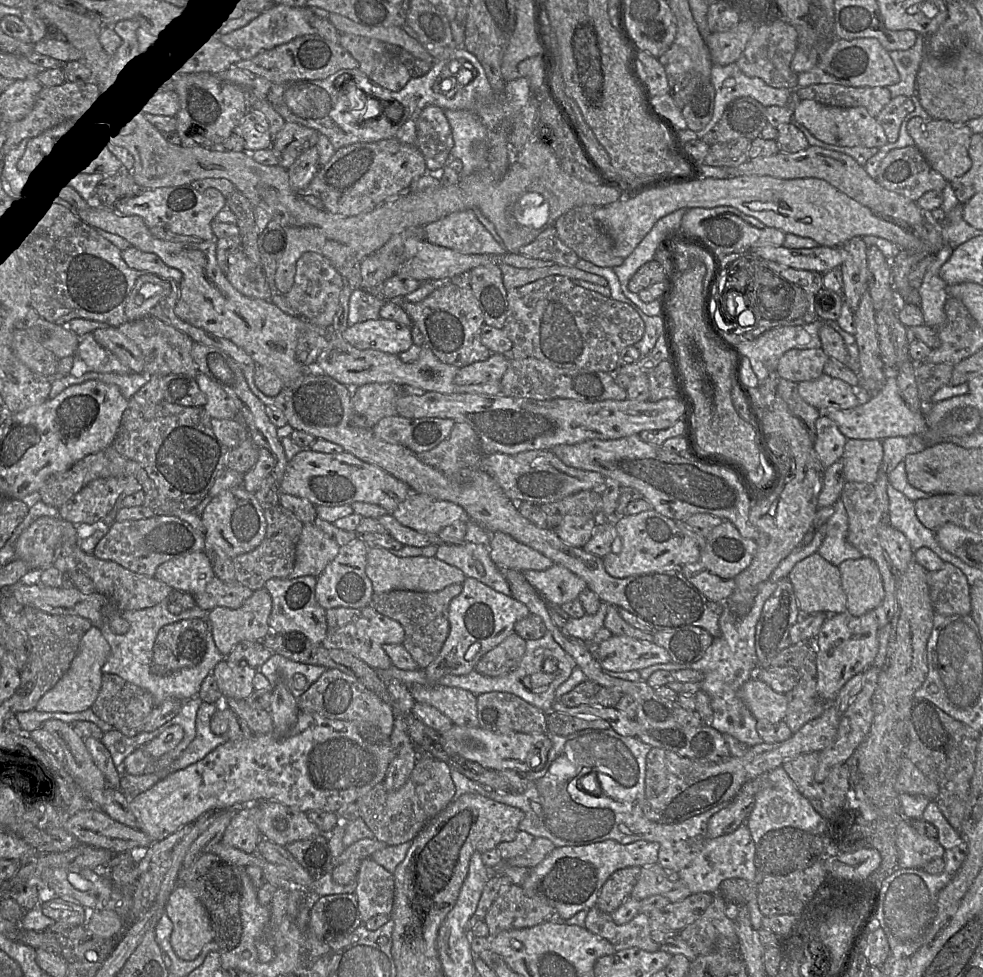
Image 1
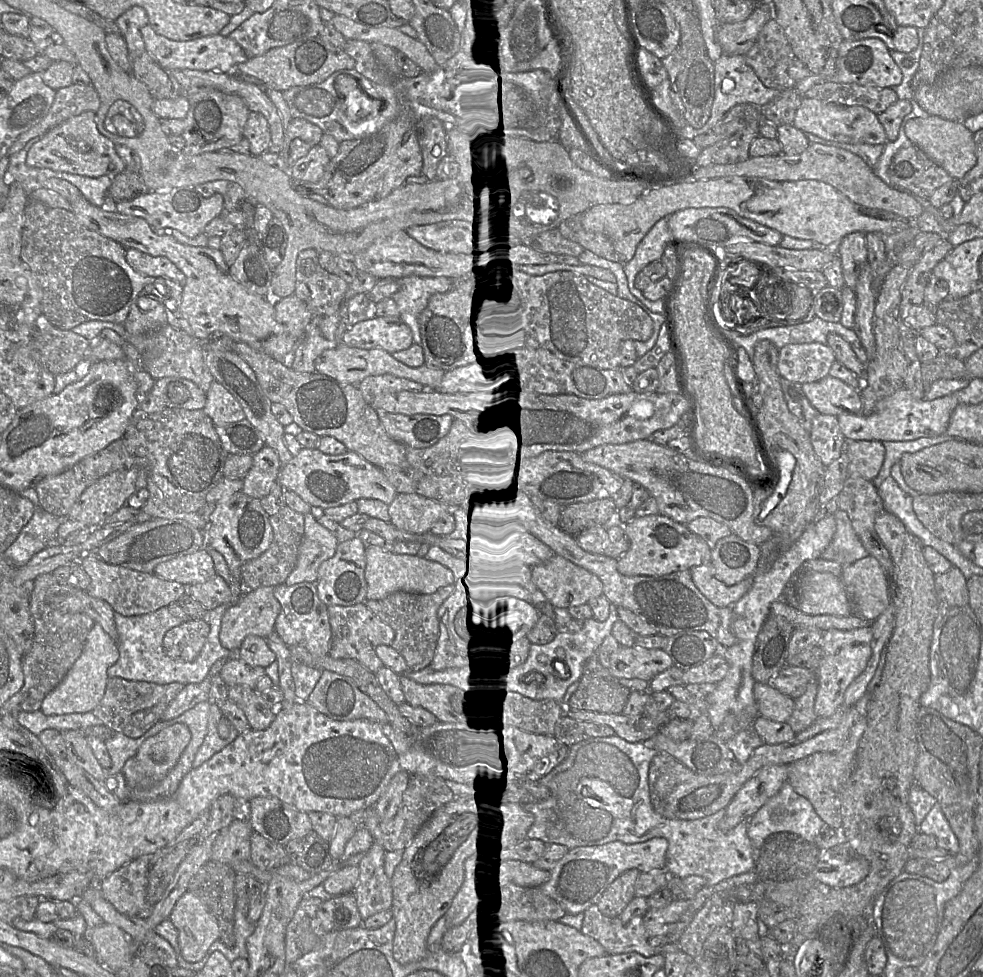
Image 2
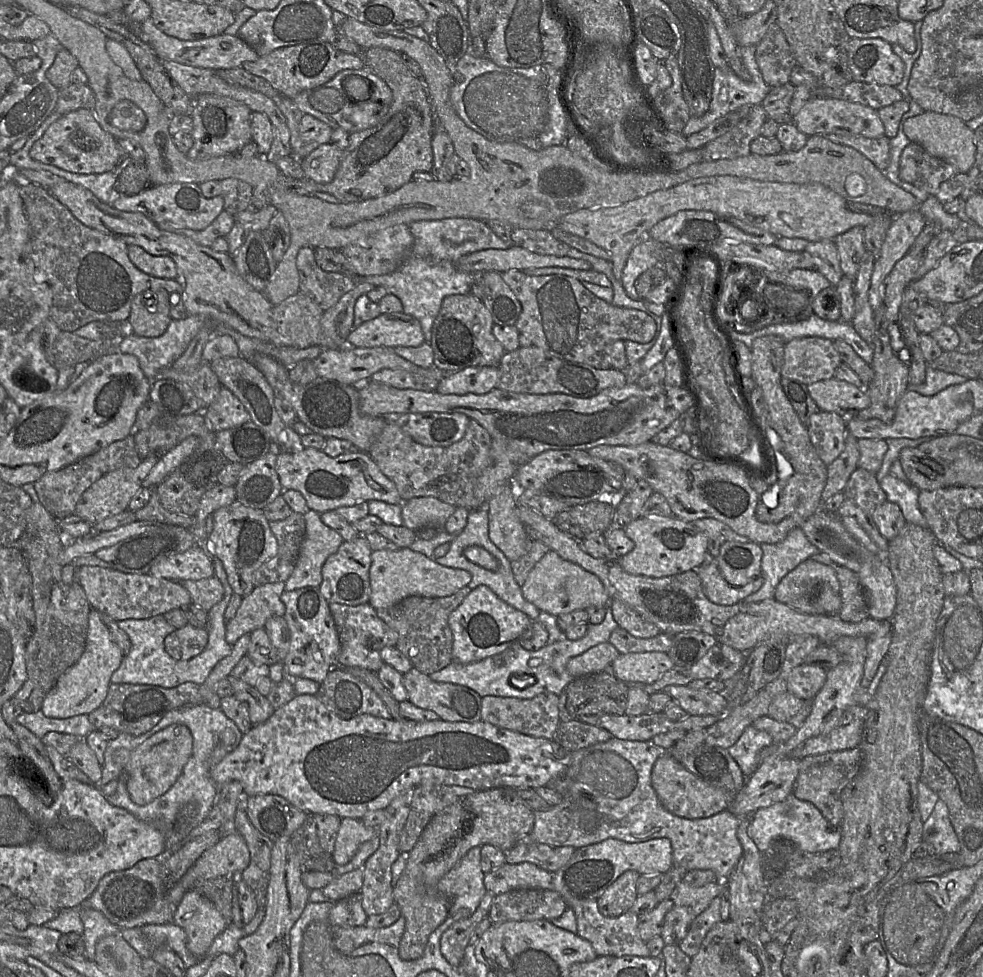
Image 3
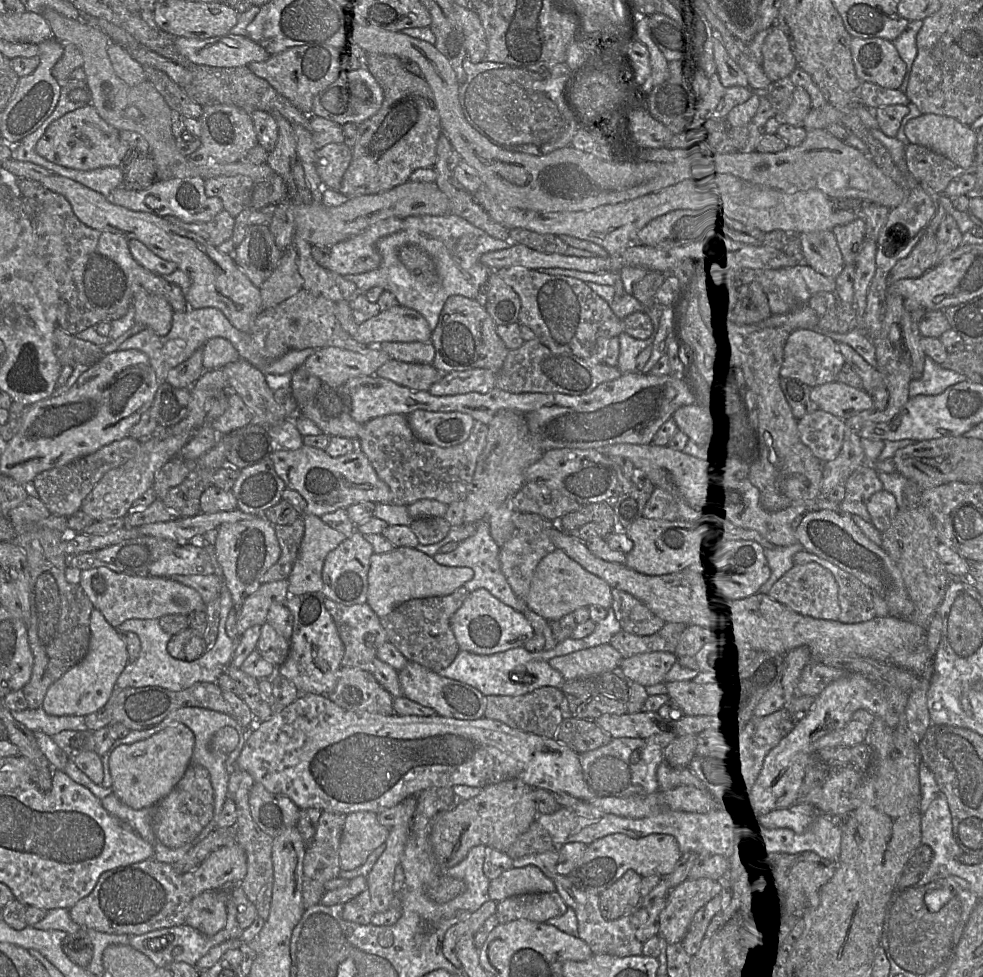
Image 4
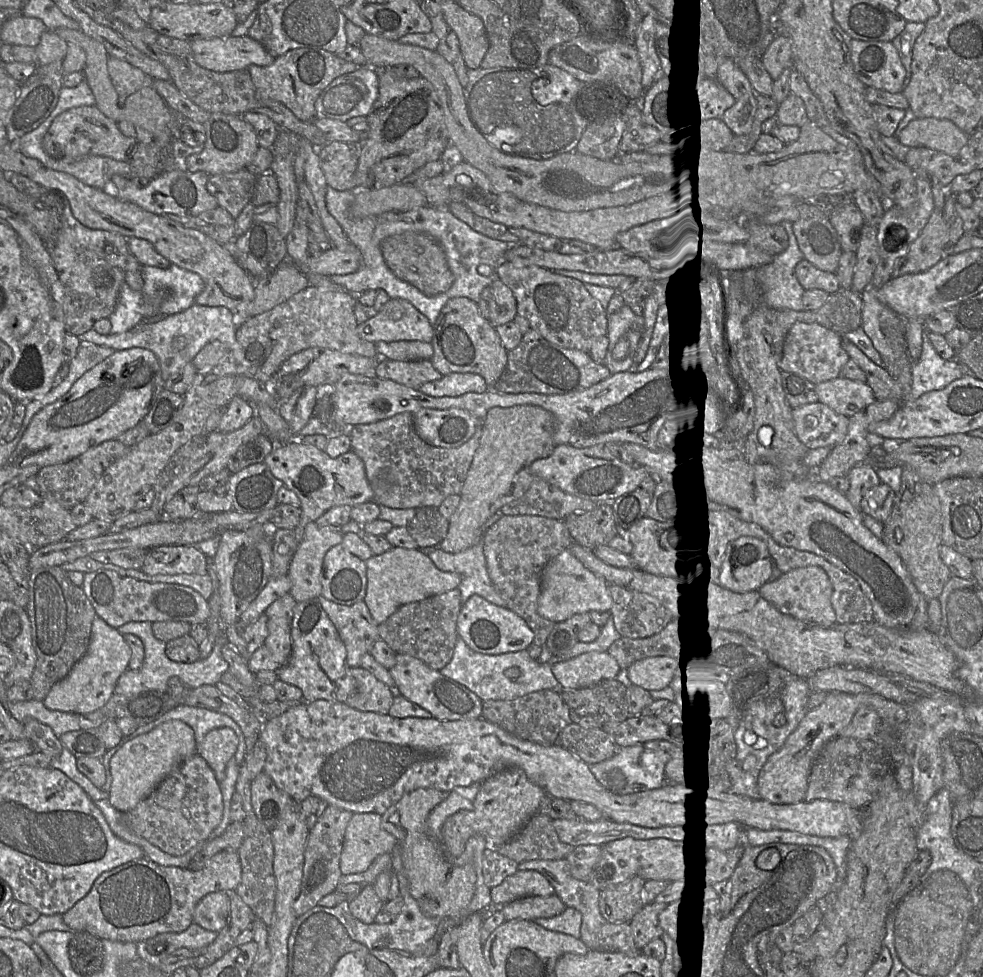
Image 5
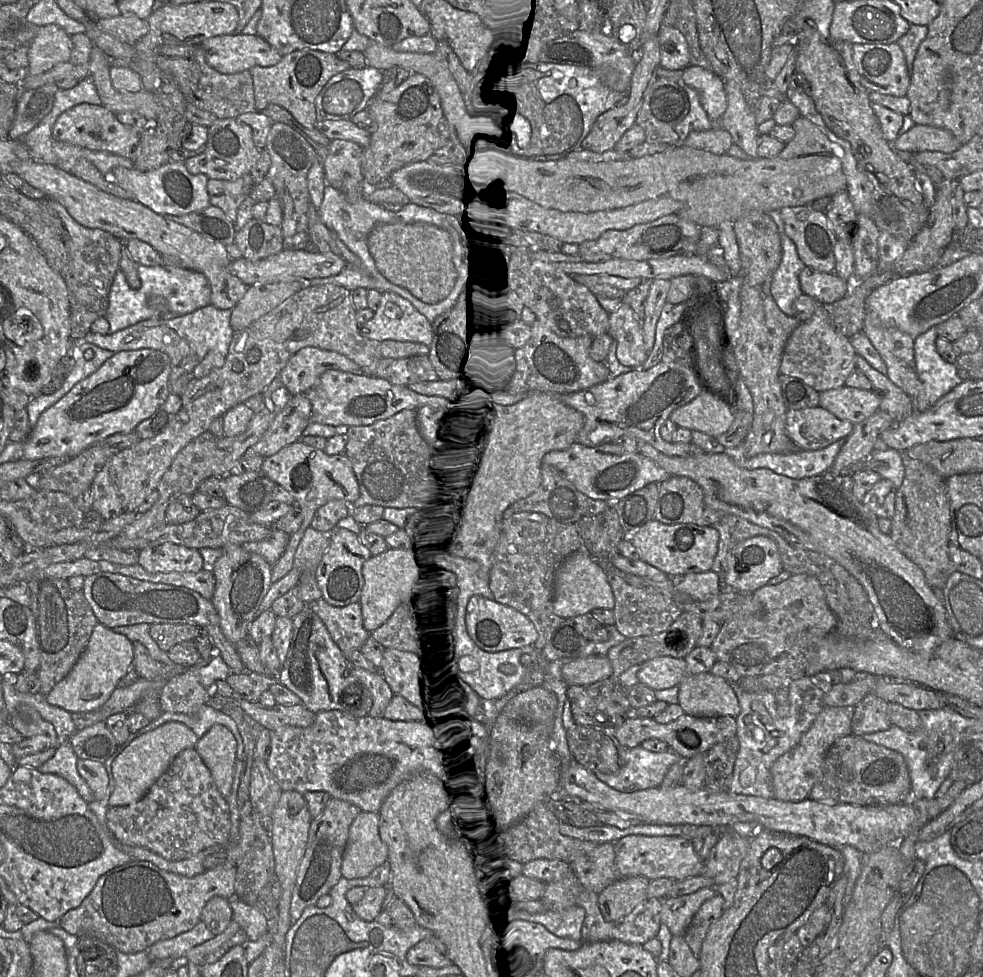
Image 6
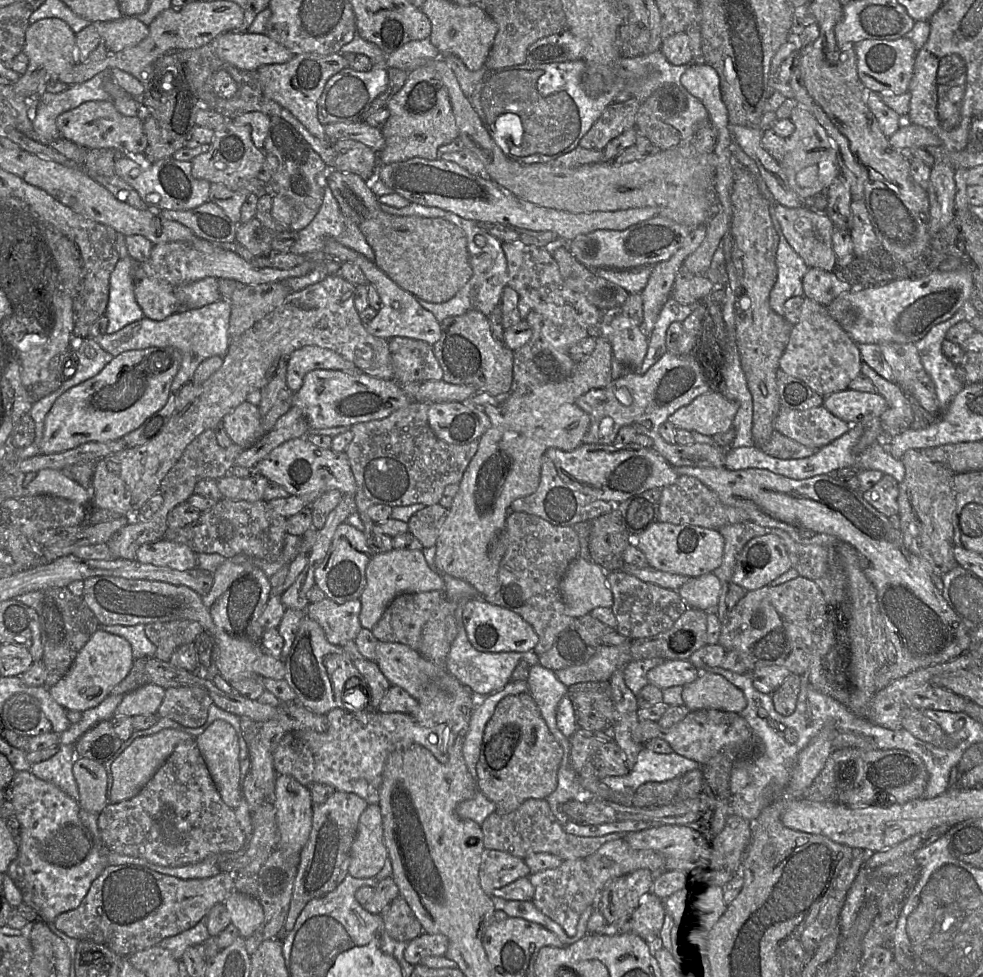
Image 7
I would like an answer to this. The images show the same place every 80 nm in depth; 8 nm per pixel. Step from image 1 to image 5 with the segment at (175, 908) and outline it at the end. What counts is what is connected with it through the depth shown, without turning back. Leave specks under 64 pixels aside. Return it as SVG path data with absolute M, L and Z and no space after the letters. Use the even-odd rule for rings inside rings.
M217 891L204 896L196 905L193 923L203 929L219 933L230 914L230 893Z

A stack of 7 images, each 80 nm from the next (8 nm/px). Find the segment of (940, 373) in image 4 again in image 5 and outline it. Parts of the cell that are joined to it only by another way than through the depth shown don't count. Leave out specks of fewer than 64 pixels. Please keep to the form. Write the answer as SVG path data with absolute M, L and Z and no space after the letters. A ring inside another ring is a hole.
M925 331L920 358L912 364L911 384L905 393L905 400L915 400L927 392L943 390L962 377L956 356L949 361L942 359L928 340L928 333Z

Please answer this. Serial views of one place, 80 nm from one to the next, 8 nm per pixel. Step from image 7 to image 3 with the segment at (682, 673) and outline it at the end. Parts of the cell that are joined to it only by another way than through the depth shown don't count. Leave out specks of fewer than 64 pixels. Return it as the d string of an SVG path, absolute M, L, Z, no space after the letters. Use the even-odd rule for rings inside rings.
M651 651L619 654L607 670L628 685L651 685L673 666L667 653Z

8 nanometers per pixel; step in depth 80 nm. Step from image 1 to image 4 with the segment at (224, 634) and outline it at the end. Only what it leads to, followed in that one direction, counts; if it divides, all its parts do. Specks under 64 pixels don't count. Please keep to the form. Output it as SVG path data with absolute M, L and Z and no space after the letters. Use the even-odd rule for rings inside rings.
M288 579L267 582L250 595L238 610L236 627L239 636L250 627L262 626L273 603L285 604L288 597Z

